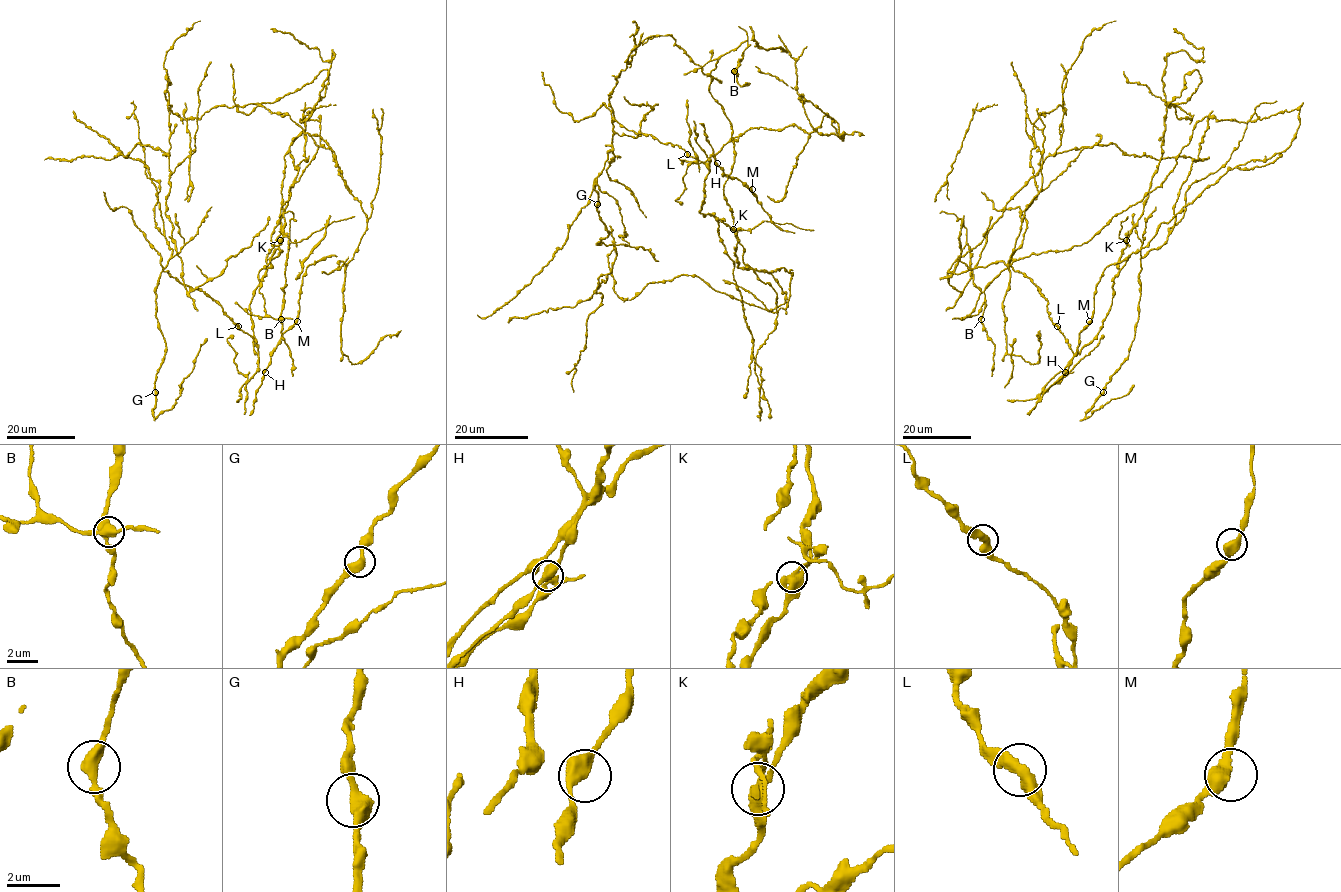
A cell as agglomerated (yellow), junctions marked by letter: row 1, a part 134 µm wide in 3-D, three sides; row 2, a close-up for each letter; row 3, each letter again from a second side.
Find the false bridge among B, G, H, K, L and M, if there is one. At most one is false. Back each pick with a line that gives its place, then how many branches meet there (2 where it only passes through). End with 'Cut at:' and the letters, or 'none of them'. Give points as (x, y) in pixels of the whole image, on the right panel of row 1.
K: at (1126, 240); 2 branches meet
Cut at: K

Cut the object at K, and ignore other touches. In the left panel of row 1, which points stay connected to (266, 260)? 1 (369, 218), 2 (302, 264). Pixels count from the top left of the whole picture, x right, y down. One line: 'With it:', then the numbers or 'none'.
With it: 1, 2

